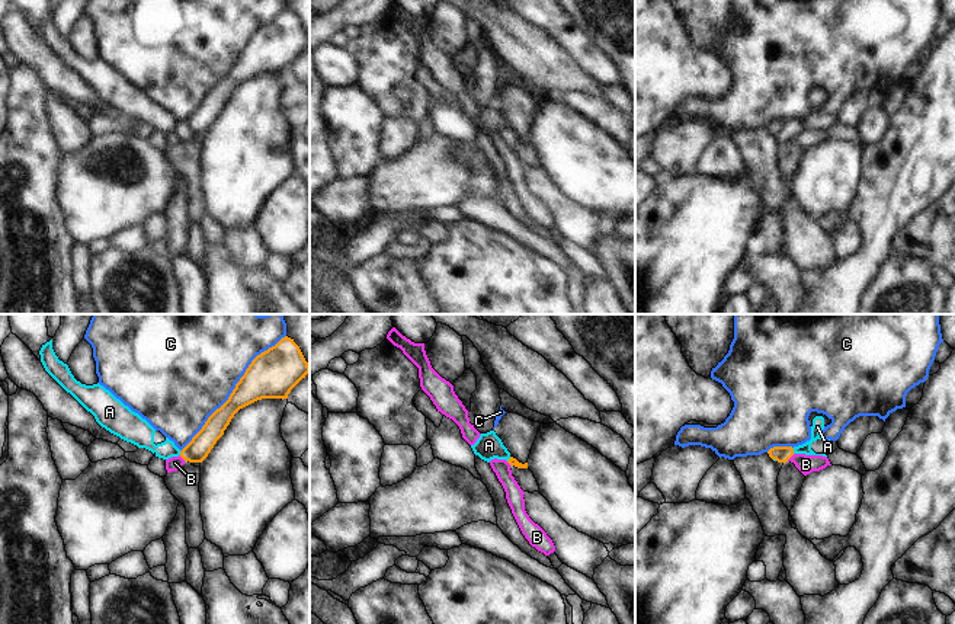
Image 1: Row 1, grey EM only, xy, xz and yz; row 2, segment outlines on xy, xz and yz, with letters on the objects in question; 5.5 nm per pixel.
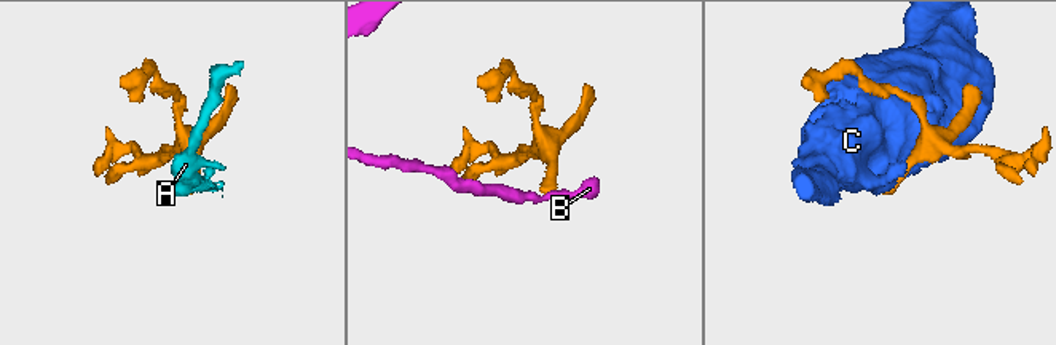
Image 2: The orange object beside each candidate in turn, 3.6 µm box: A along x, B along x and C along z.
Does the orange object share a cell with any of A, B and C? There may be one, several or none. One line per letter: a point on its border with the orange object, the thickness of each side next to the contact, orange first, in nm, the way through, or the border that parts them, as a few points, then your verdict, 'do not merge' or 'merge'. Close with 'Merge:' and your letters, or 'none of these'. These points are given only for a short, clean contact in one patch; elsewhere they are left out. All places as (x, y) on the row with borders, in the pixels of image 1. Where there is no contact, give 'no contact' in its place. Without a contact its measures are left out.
A: contact yz (792, 451); calibres 90 and 70 nm; way yz (781, 454), (792, 451), (801, 450), (817, 426); merge
B: contact yz (790, 457); calibres 90 and 100 nm; border yz (794, 454), (787, 460); do not merge
C: contact xy (233, 390); calibres 260 and 500 nm; do not merge
Merge: A

